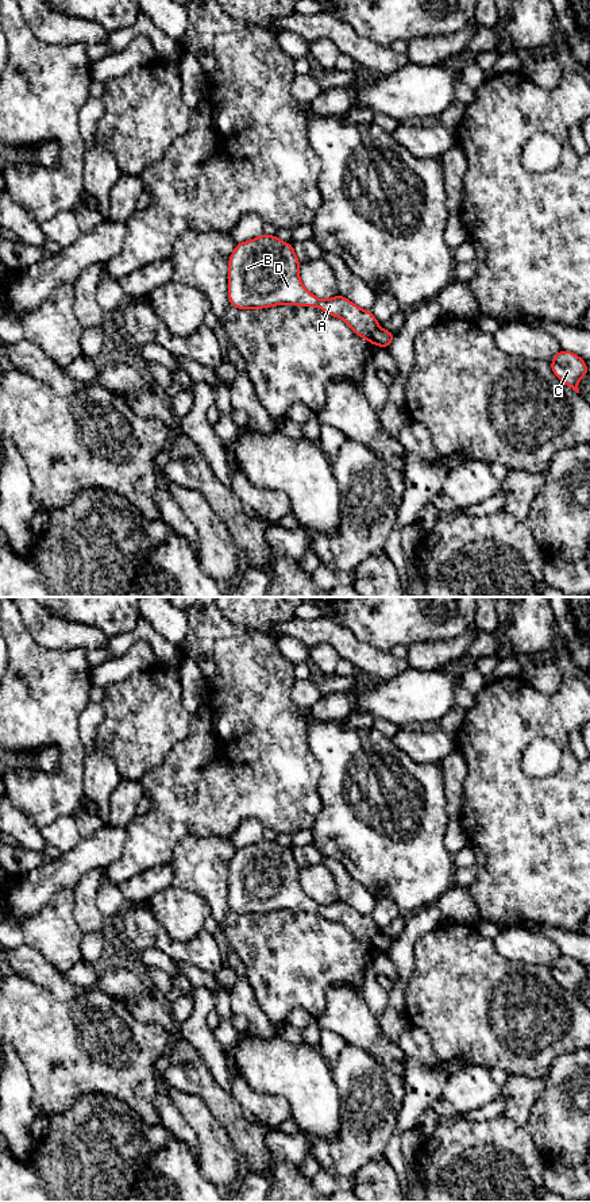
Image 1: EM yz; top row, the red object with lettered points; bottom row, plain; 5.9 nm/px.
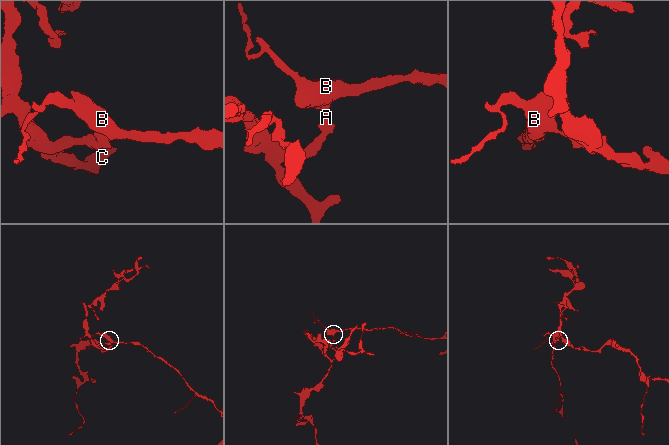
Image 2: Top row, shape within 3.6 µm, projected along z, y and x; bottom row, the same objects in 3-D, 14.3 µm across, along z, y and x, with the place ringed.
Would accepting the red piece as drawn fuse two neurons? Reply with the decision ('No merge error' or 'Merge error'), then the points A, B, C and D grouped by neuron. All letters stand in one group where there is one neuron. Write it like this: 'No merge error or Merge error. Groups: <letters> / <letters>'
Merge error. Groups: A B D / C

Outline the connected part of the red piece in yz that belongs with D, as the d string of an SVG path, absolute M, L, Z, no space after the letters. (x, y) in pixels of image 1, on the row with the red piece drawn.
M262 234L257 239L236 243L228 261L231 307L317 307L331 316L343 319L356 335L373 344L379 327L373 312L360 309L340 294L328 300L317 298L302 285L298 276L300 265L293 243L281 242L277 235Z

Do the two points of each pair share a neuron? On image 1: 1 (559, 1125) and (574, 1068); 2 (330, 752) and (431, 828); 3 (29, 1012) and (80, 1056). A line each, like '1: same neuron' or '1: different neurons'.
1: same neuron
2: same neuron
3: same neuron

